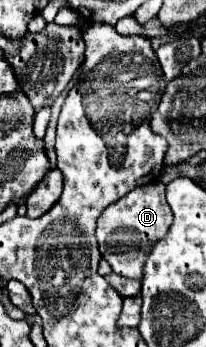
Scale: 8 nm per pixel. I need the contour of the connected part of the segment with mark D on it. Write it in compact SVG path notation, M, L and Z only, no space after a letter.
M162 181L140 185L120 199L120 203L112 203L112 207L102 211L96 223L96 237L100 253L114 273L136 281L144 277L144 259L148 259L148 251L152 251L156 241L168 235L168 227L172 225L172 209L164 199L164 187L166 185Z

